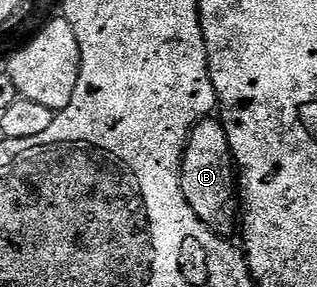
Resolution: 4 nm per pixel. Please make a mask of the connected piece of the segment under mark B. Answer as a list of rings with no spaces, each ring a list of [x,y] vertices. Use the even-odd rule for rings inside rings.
[[[217,117],[205,118],[203,122],[194,125],[194,131],[190,134],[190,140],[186,145],[186,155],[182,158],[182,187],[188,204],[192,204],[192,210],[205,226],[210,227],[216,234],[229,235],[229,230],[235,229],[240,218],[240,182],[236,177],[236,163],[234,153],[228,142],[228,132],[224,124]]]

